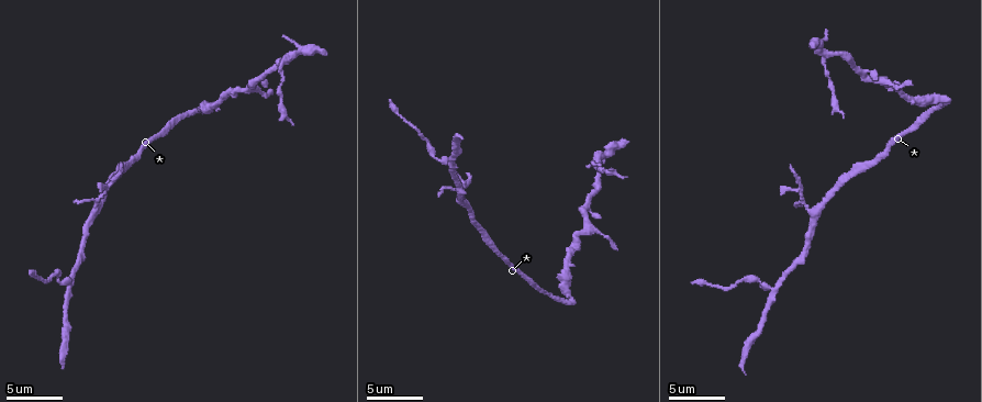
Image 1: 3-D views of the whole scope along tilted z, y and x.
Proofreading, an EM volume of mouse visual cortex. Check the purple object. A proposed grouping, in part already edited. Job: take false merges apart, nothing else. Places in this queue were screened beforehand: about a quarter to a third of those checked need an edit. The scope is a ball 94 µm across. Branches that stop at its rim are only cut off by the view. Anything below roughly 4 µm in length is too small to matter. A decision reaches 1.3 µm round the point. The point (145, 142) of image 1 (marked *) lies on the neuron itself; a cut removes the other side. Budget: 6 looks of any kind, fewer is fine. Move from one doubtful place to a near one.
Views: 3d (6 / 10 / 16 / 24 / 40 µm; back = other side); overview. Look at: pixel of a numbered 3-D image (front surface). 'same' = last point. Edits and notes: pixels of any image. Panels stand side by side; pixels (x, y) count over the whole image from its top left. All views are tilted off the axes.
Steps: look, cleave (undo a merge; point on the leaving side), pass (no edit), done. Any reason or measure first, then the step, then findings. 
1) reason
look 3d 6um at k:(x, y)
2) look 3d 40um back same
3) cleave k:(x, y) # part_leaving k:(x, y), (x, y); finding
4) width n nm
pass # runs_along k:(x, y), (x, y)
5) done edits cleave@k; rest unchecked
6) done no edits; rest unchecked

branch point
look 3d 6um at 1:(94, 209)

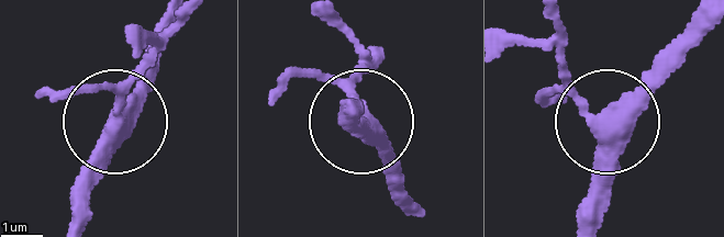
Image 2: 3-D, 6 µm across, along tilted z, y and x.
look 3d 6um back at 2:(116, 123)

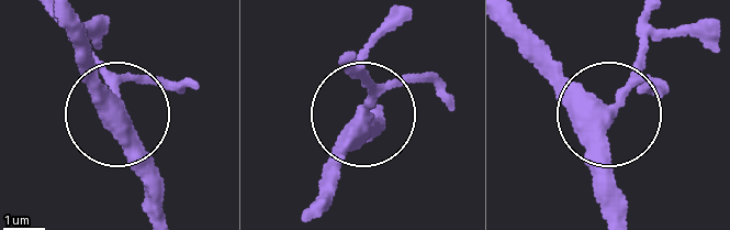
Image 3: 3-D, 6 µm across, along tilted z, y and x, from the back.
side_arm 5 um
pass # runs_along 3:(513, 37), (599, 106), (664, 31); all the same neuron

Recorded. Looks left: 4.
three-way junction
look 3d 16um at 1:(67, 286)

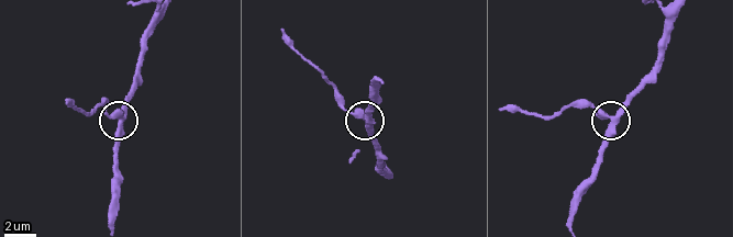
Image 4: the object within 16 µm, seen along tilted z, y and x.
width 380 nm
pass # runs_along 4:(677, 18), (663, 42), (655, 77), (610, 122), (603, 159); all the same neuron

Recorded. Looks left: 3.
thick turns thin
look 3d 10um at 1:(566, 274)

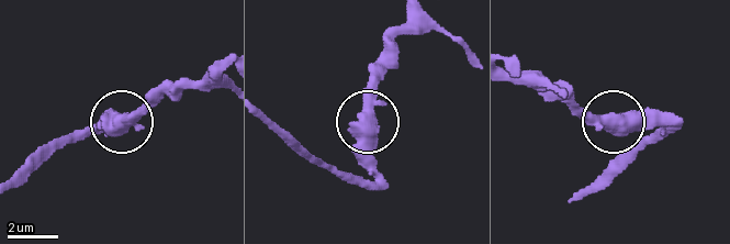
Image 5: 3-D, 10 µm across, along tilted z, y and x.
look 3d 10um back at 5:(617, 120)

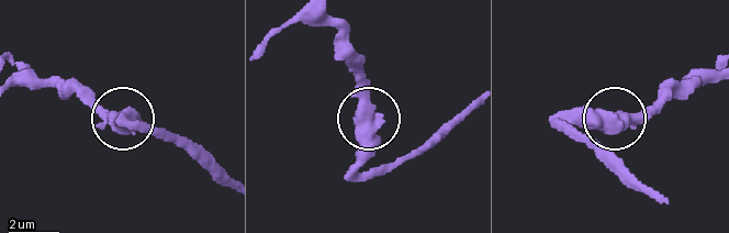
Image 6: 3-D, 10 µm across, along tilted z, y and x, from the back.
width 620 nm
pass # runs_along 6:(650, 197), (576, 140), (573, 125), (647, 119), (671, 99); all the same neuron

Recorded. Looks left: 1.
done no edits; rest unchecked

